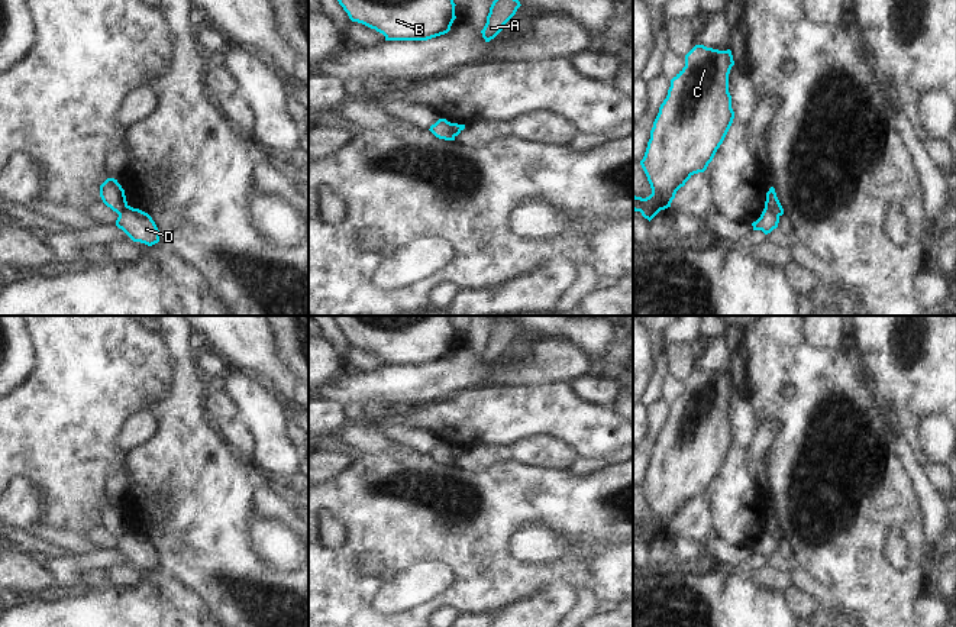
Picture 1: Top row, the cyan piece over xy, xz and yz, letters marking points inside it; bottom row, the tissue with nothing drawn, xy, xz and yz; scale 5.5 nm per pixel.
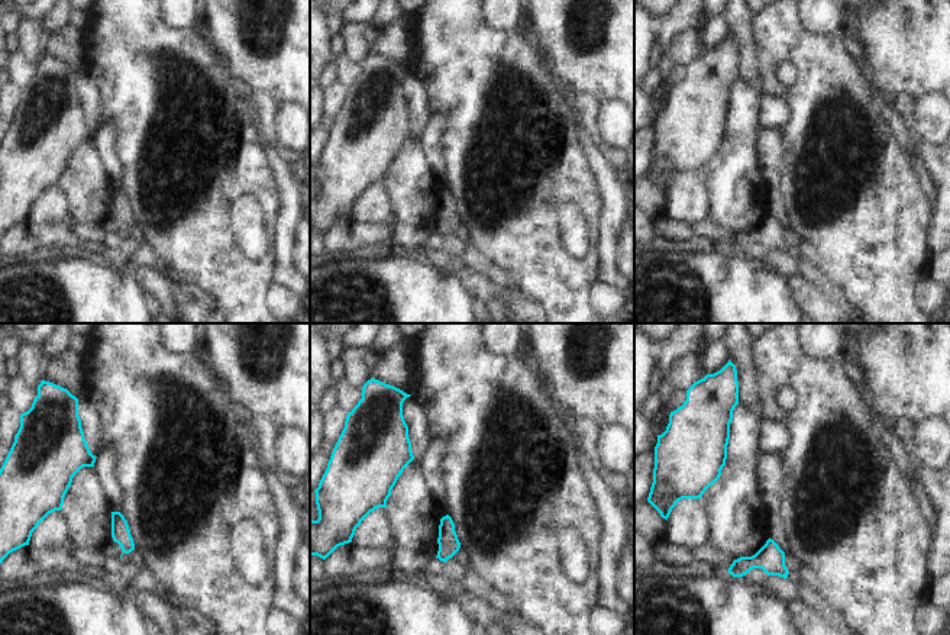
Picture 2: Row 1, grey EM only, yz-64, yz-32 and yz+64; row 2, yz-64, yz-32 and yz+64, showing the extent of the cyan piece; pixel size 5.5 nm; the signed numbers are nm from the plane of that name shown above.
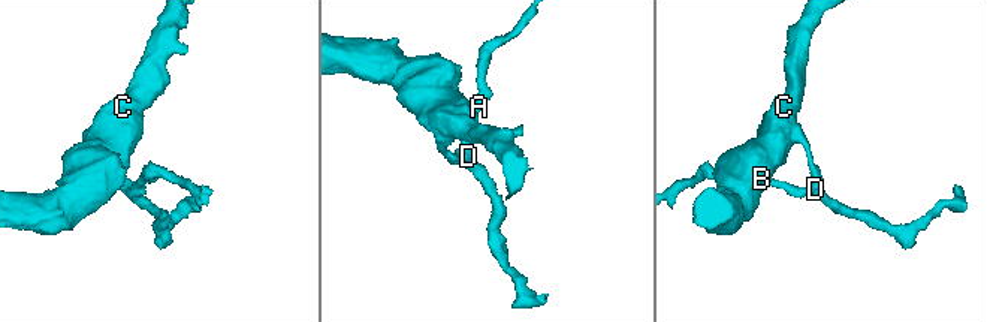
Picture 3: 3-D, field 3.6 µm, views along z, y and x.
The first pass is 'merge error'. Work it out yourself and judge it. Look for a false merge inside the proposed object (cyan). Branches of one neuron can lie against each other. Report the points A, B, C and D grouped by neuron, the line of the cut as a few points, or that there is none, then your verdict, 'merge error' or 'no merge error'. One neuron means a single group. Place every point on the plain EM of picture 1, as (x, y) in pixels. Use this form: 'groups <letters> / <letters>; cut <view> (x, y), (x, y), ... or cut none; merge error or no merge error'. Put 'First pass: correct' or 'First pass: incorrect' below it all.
groups A D / B C; cut yz (765, 530), (778, 540); merge error
First pass: correct

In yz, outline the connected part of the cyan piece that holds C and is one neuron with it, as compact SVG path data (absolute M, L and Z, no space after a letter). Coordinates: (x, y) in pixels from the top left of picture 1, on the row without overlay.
M695 369L685 379L685 391L671 404L668 420L650 455L650 463L640 489L647 501L652 518L646 523L633 520L633 534L649 546L671 531L676 516L698 497L704 497L723 468L734 443L729 398L734 390L731 375L718 375Z

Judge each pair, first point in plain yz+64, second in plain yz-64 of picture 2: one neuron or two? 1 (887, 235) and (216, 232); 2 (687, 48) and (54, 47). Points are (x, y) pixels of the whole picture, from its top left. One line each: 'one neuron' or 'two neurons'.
1: one neuron
2: two neurons

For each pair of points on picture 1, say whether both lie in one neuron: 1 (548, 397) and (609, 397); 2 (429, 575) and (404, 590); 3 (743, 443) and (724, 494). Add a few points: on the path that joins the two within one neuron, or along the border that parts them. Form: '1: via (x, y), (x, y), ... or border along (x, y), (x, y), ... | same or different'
1: border along (571, 383), (584, 398), (597, 404), (613, 406) | different
2: via (423, 581), (410, 588) | same
3: via (739, 456), (735, 481) | same

